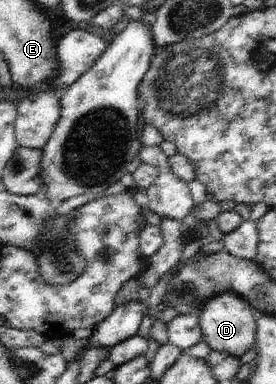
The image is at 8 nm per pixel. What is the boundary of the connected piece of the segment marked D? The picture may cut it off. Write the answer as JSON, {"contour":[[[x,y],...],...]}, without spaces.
{"contour":[[[229,289],[227,292],[213,296],[203,304],[198,316],[203,342],[206,342],[212,351],[224,352],[229,356],[240,358],[245,352],[254,349],[257,339],[257,320],[260,314],[242,294],[239,295]]]}

